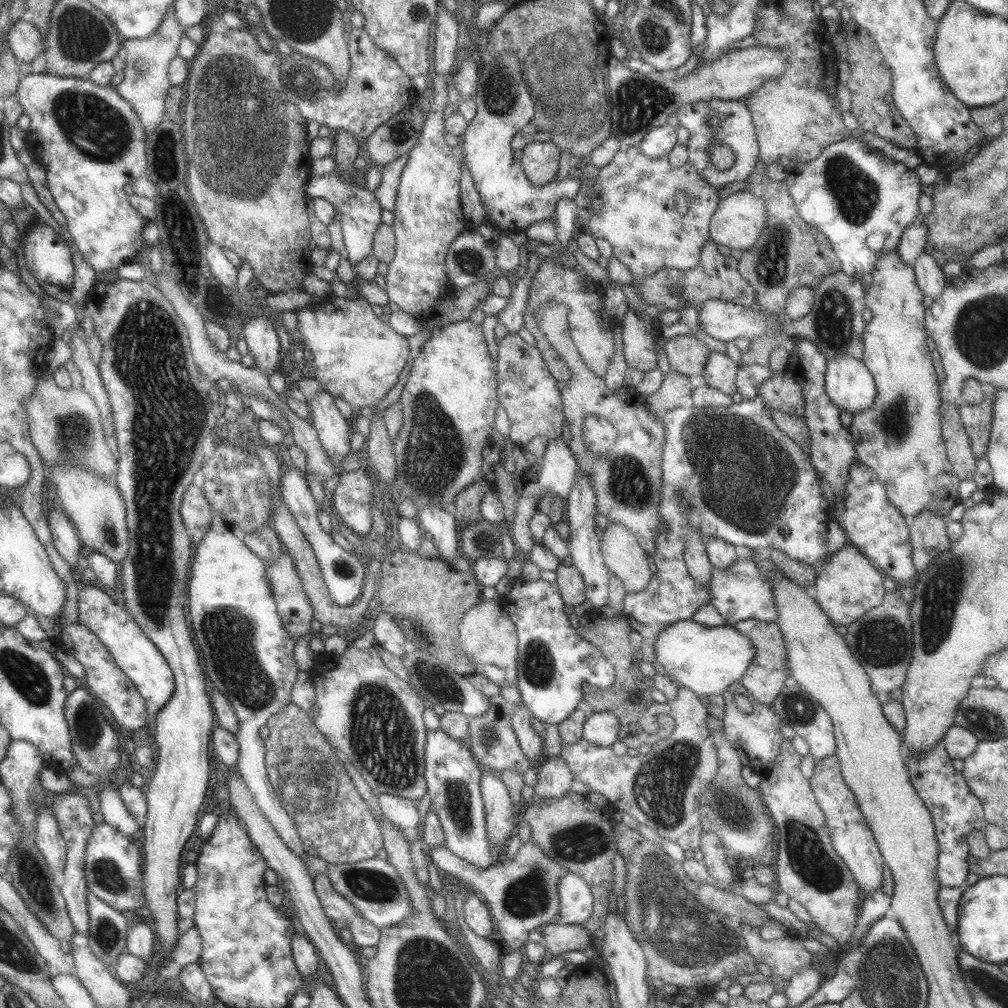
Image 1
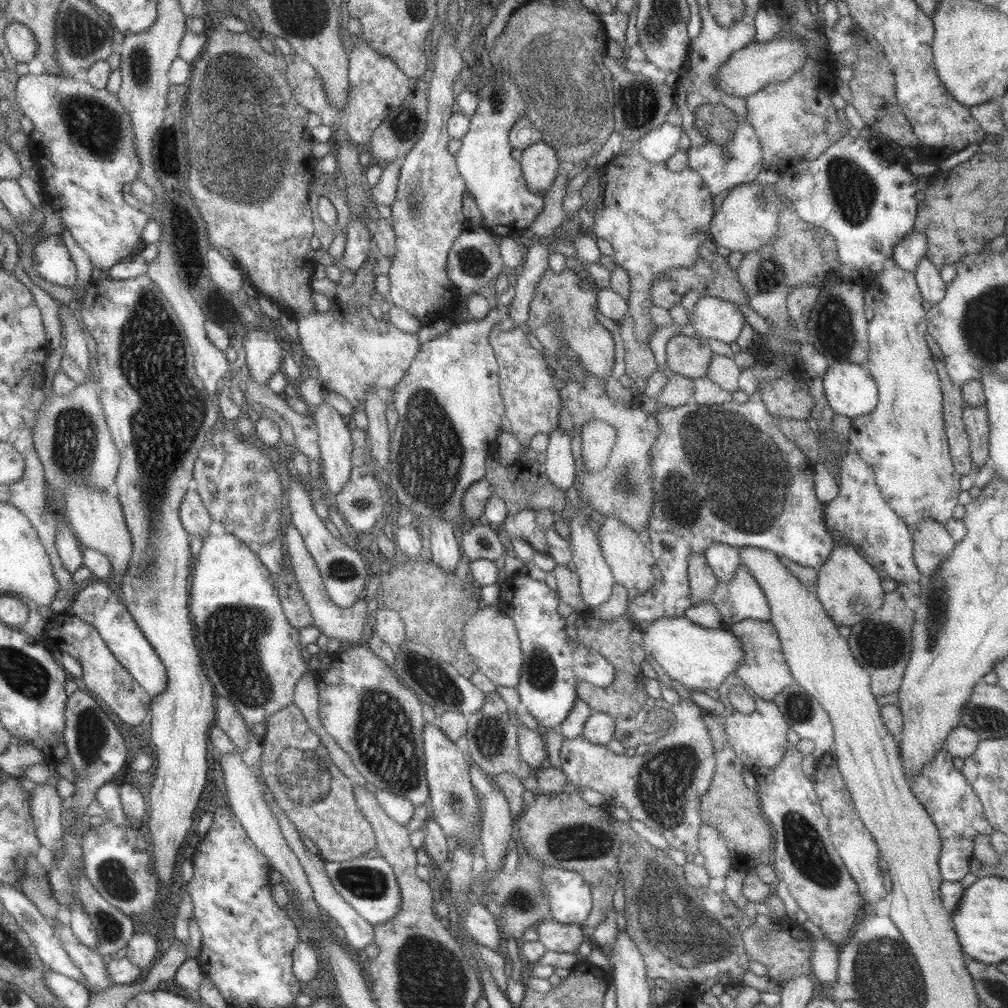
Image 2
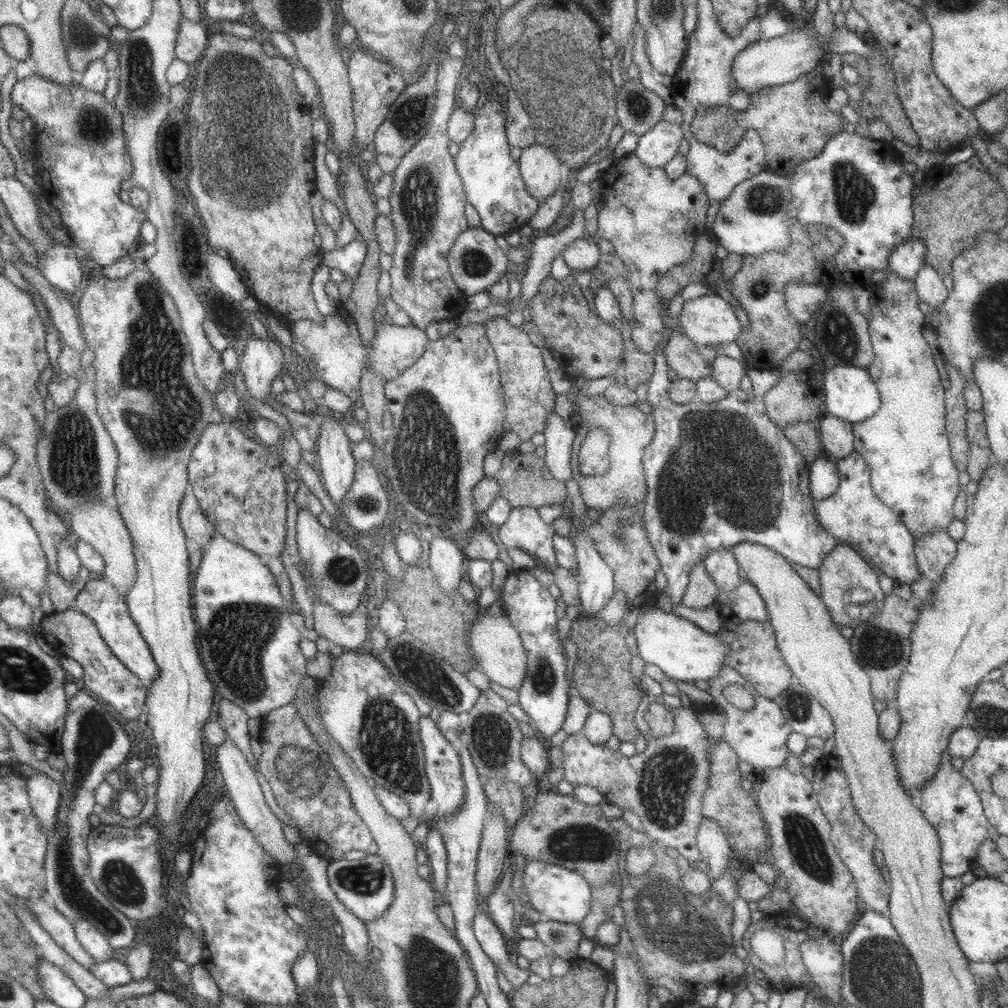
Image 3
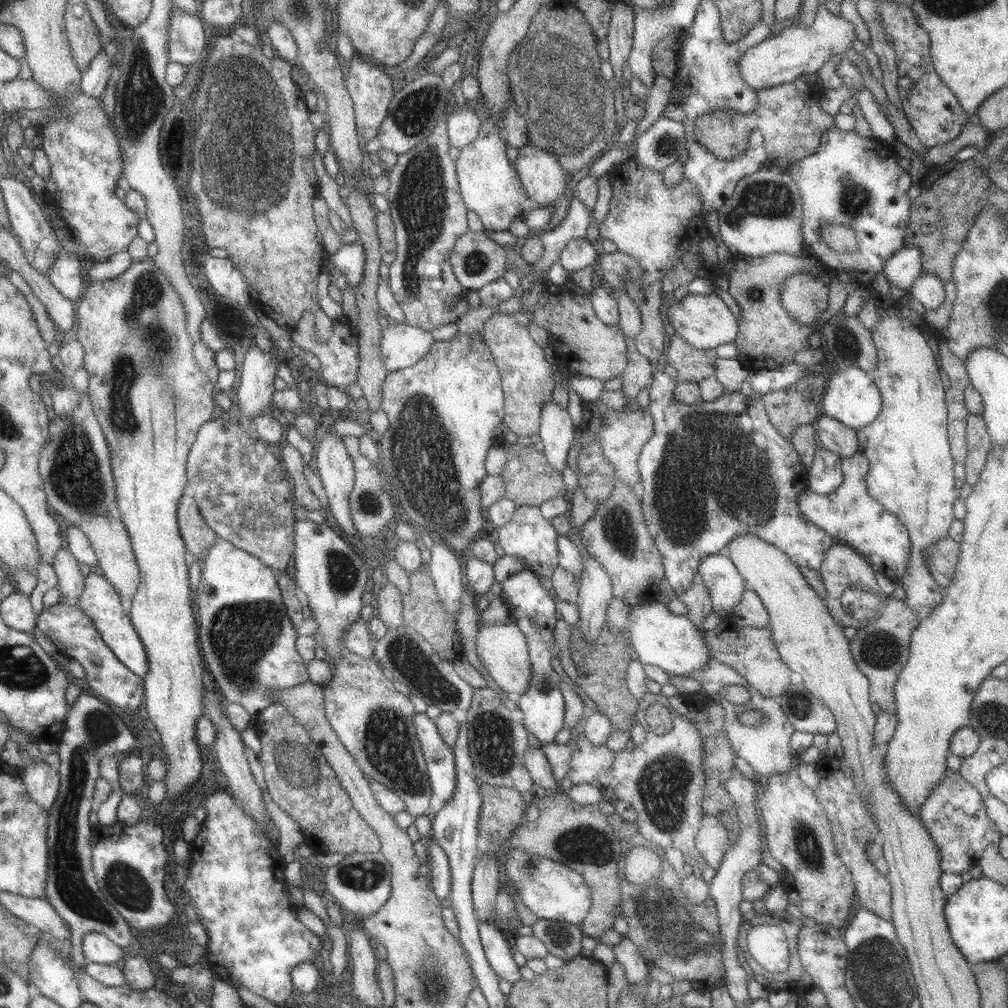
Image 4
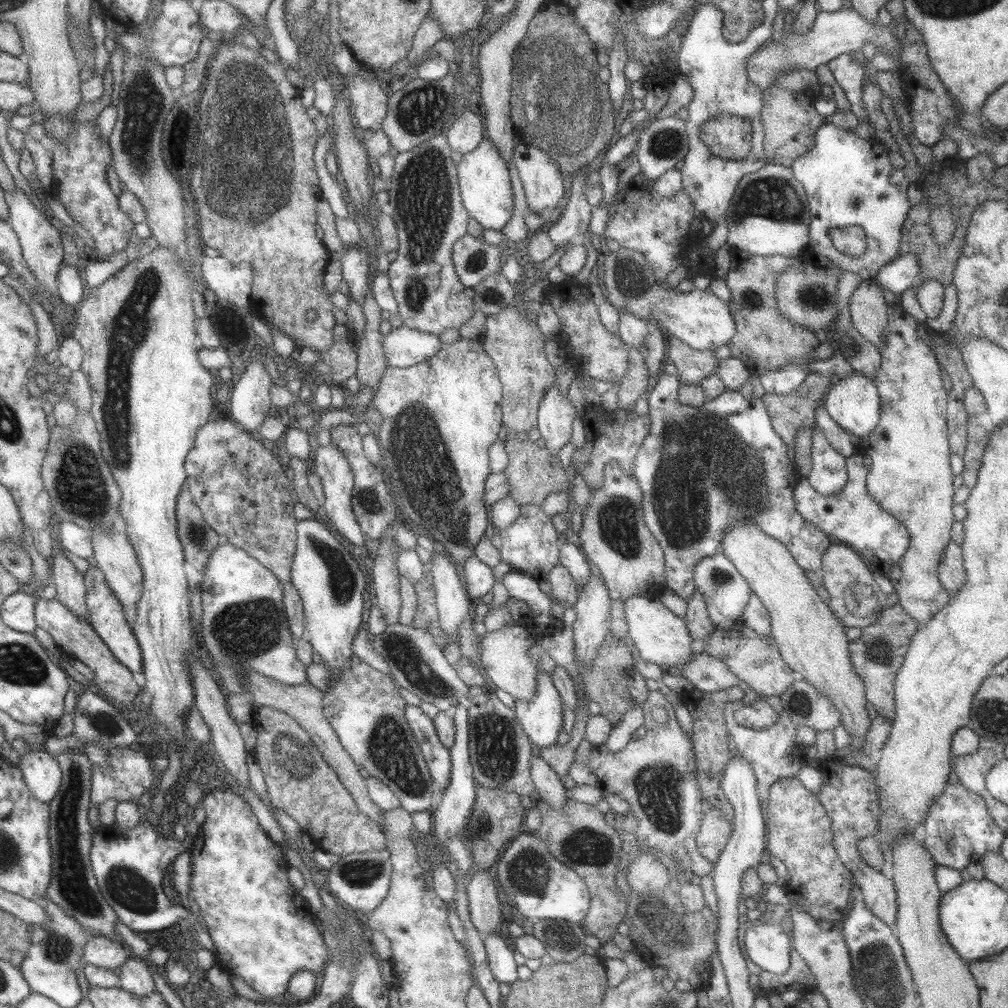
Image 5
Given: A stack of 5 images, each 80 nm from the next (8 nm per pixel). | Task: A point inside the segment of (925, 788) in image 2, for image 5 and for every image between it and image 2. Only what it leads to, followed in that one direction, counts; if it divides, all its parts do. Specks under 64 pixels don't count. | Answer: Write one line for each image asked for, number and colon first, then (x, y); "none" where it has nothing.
3: (948, 802)
4: (954, 815)
5: (958, 830)

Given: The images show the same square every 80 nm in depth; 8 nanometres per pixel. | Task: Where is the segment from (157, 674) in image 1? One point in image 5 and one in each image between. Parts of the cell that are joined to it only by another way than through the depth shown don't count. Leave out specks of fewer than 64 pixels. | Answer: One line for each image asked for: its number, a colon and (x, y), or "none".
2: (96, 603)
3: (100, 602)
4: (100, 601)
5: (107, 618)

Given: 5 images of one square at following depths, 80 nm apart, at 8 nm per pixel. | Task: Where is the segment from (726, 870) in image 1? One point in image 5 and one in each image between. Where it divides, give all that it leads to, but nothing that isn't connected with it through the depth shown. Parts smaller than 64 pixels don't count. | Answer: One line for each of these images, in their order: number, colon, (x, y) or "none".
2: (711, 845)
3: (714, 850)
4: (711, 840)
5: (714, 831)

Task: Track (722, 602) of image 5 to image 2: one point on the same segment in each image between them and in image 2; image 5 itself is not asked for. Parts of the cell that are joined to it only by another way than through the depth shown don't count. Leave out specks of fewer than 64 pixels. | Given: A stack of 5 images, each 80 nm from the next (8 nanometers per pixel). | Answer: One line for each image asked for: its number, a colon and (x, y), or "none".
2: (723, 560)
3: (720, 565)
4: (718, 574)

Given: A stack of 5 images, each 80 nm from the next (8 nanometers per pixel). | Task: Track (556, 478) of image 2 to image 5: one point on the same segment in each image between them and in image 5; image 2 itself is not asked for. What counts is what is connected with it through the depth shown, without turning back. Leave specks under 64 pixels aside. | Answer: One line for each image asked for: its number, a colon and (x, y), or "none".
3: (558, 434)
4: (555, 430)
5: (554, 416)

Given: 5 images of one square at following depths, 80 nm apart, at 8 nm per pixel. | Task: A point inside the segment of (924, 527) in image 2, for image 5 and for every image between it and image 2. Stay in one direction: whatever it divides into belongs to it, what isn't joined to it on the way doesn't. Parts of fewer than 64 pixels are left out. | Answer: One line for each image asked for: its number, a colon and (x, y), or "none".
3: (933, 551)
4: (941, 558)
5: (951, 573)

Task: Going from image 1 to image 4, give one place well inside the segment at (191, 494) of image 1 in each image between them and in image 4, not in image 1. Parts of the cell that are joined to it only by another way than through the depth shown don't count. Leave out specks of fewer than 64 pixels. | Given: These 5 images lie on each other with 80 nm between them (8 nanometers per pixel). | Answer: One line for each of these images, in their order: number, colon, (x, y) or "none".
2: (194, 517)
3: (198, 531)
4: (197, 536)

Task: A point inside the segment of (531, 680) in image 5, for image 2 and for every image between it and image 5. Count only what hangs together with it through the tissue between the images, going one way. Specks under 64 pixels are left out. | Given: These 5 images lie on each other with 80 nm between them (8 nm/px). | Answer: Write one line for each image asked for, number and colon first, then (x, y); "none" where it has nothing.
2: (489, 637)
3: (495, 644)
4: (501, 649)

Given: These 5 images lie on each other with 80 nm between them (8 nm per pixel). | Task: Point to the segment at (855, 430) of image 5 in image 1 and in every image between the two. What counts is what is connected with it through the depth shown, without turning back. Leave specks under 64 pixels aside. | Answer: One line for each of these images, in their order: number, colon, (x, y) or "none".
1: (849, 385)
2: (849, 390)
3: (848, 392)
4: (850, 397)

